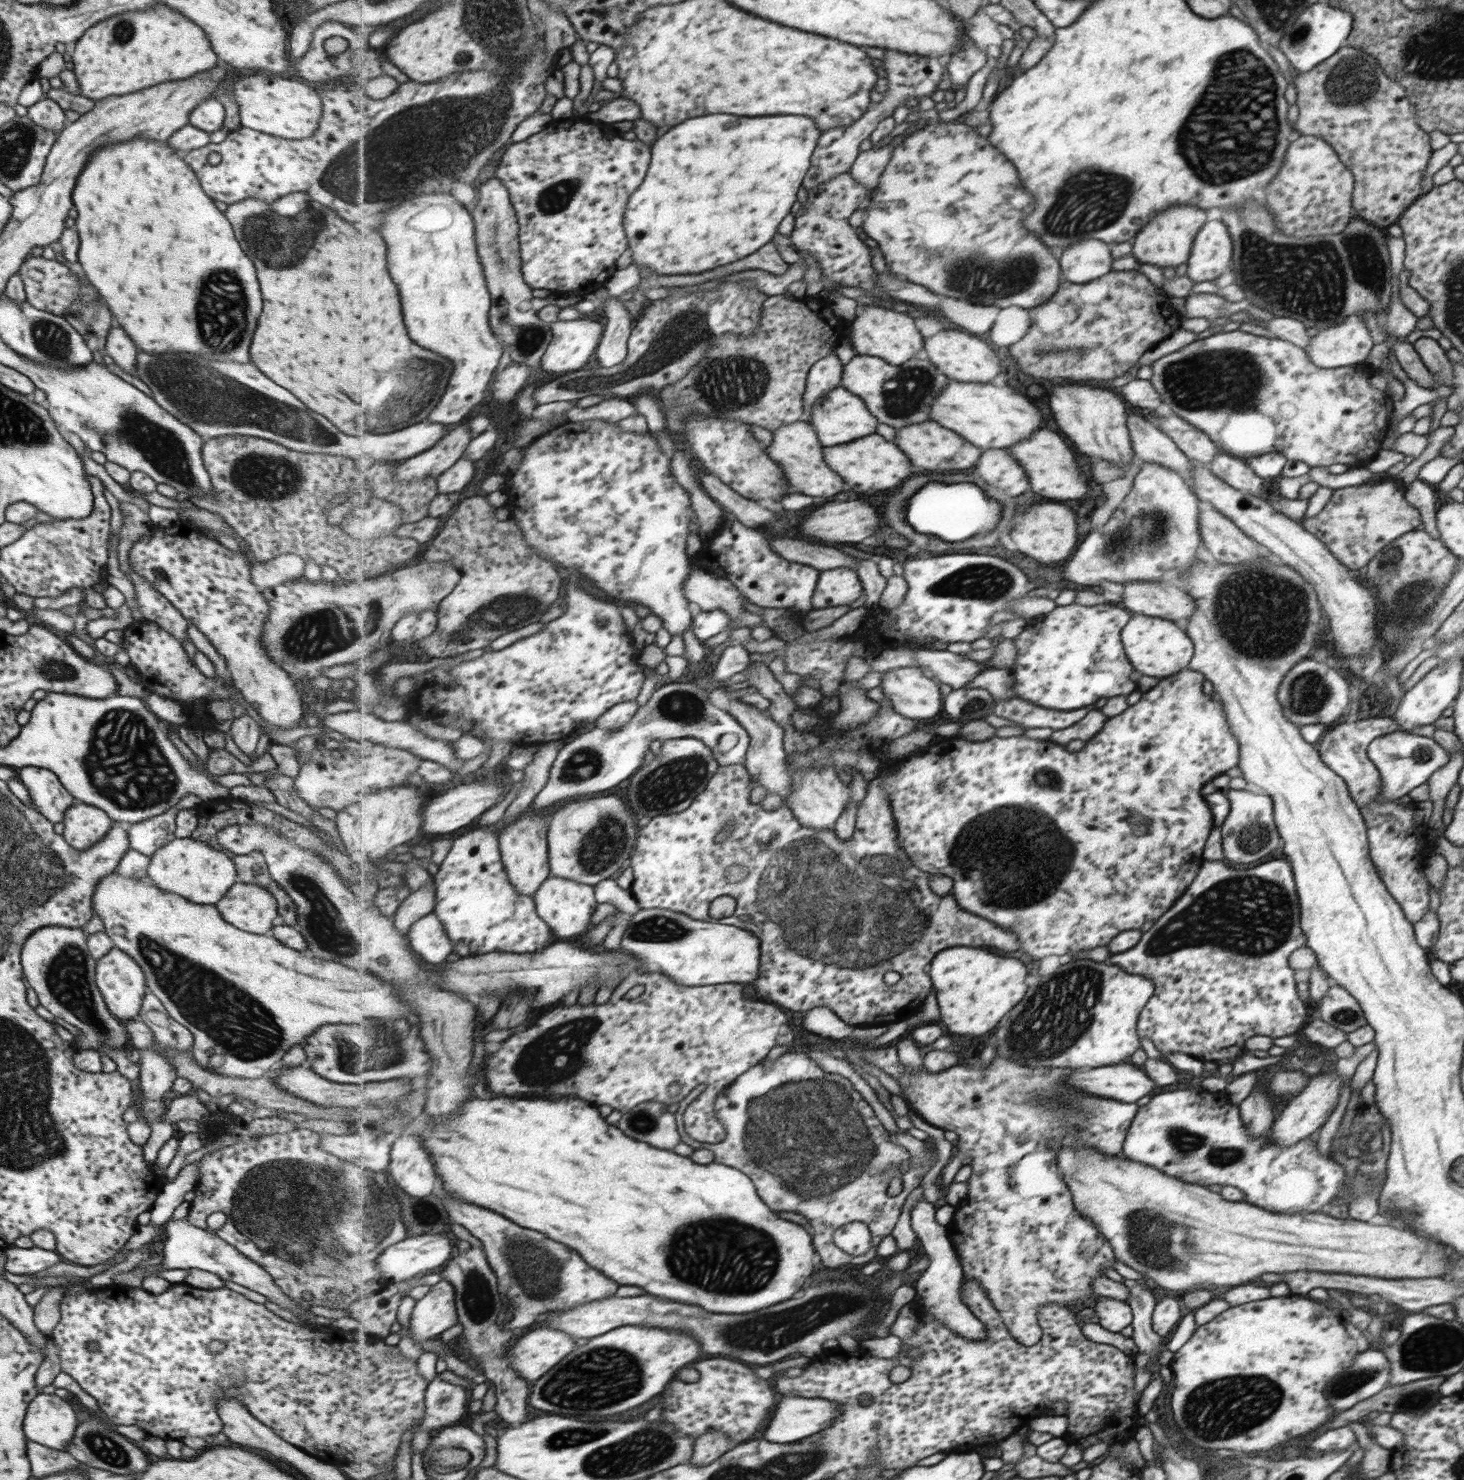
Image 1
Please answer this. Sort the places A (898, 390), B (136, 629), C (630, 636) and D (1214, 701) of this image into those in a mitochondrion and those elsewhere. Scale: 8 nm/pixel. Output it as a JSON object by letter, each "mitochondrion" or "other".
{"A":"mitochondrion","B":"other","C":"other","D":"other"}

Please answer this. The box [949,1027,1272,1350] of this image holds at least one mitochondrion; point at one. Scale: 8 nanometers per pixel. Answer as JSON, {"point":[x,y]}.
{"point":[1159,1243]}

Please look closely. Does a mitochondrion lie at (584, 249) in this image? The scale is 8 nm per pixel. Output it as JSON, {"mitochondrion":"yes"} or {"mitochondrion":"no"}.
{"mitochondrion":"no"}

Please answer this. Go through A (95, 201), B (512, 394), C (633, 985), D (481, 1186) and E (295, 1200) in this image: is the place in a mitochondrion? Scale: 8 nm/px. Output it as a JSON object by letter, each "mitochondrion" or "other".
{"A":"other","B":"other","C":"other","D":"other","E":"mitochondrion"}

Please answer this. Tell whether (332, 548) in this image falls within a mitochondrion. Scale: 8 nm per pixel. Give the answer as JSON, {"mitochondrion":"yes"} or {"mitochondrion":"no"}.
{"mitochondrion":"no"}

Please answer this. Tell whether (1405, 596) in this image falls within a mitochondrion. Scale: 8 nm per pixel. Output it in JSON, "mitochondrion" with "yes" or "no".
{"mitochondrion":"yes"}

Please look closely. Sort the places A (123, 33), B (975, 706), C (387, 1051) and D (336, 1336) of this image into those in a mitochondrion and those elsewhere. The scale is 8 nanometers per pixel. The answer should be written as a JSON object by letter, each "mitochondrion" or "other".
{"A":"mitochondrion","B":"mitochondrion","C":"mitochondrion","D":"other"}

